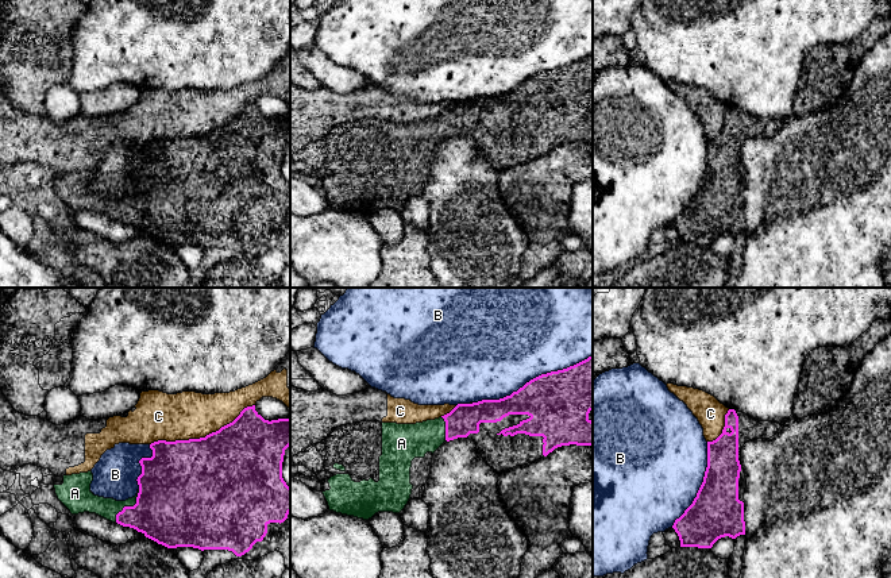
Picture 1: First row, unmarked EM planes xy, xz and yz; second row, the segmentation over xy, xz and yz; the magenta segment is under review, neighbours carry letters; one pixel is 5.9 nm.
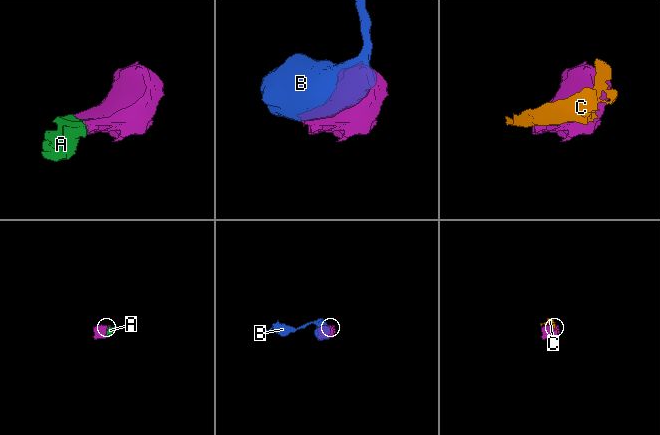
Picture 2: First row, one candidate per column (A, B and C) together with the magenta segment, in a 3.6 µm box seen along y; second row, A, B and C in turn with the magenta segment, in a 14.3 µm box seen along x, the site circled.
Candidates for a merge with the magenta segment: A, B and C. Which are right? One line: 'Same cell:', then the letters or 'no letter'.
Same cell: A

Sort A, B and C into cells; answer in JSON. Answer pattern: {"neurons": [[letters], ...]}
{"neurons": [["A"], ["B"], ["C"]]}

